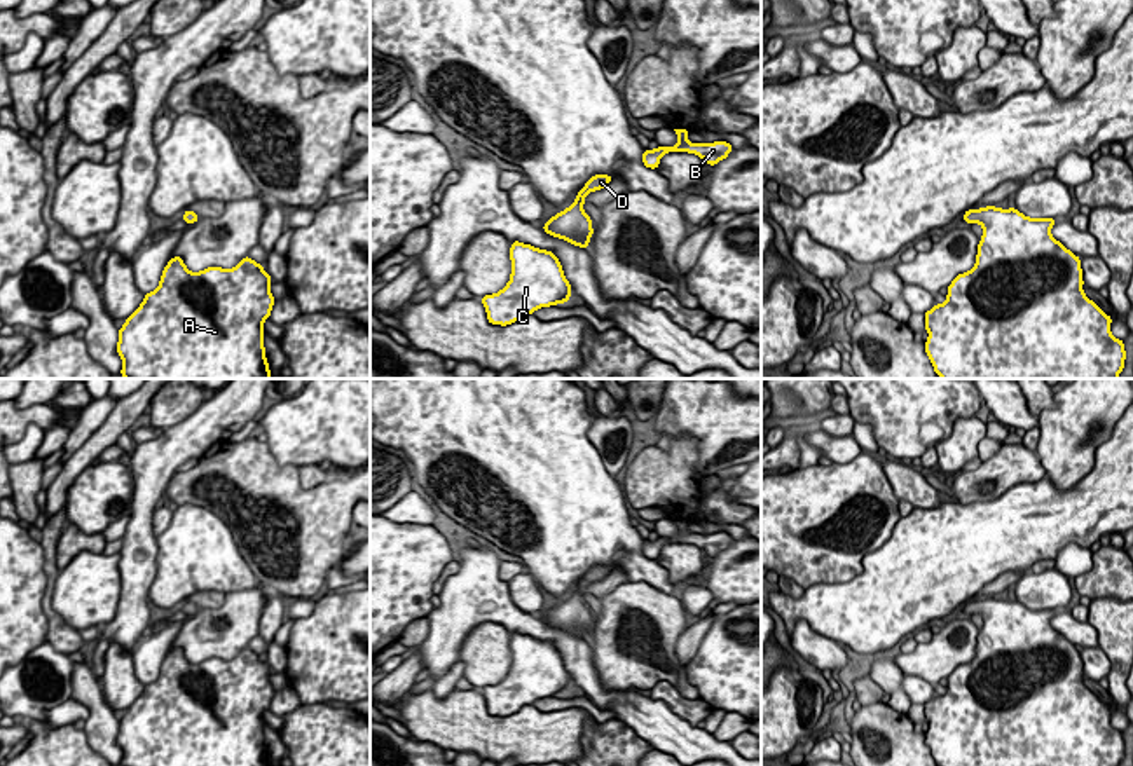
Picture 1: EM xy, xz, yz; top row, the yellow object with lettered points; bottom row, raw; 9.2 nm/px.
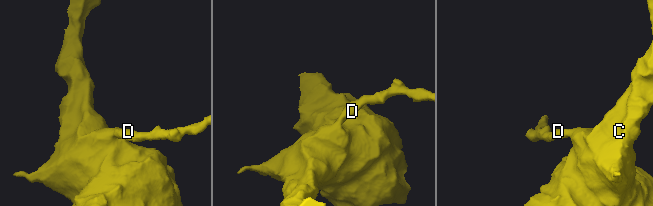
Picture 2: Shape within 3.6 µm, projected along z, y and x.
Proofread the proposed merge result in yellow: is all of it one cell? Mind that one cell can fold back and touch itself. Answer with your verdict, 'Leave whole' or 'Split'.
Leave whole

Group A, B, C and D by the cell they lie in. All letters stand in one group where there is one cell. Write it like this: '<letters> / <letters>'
A B C D

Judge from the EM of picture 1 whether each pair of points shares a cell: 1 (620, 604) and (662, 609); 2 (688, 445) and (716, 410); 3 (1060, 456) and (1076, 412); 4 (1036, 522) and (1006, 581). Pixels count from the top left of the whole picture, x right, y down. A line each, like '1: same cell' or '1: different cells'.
1: same cell
2: different cells
3: same cell
4: different cells

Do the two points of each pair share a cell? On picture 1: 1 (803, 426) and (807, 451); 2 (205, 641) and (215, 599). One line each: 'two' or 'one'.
1: one
2: two

